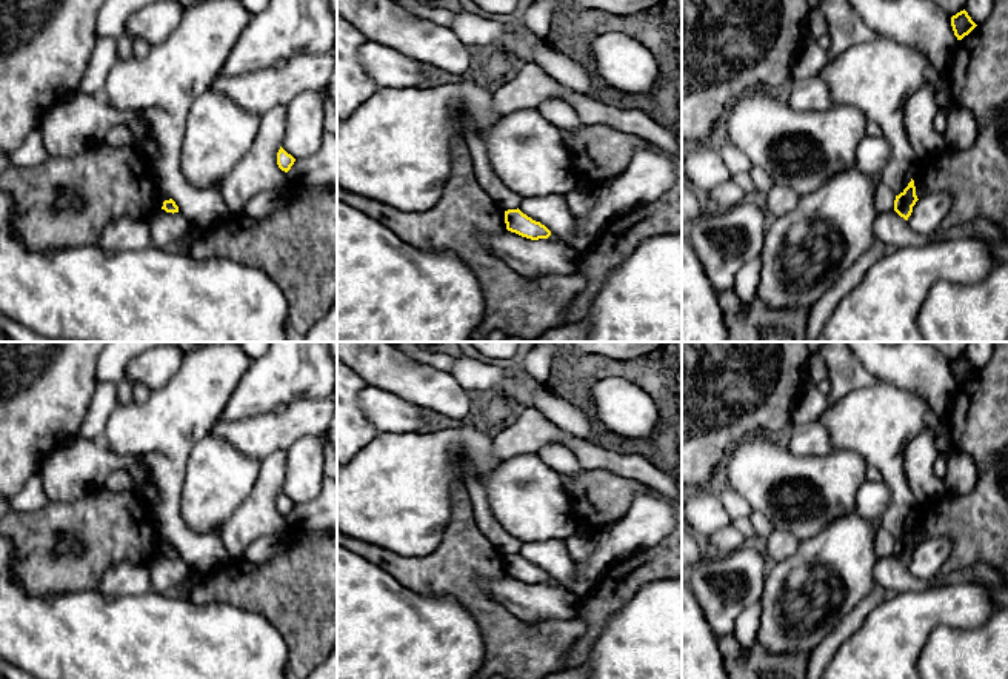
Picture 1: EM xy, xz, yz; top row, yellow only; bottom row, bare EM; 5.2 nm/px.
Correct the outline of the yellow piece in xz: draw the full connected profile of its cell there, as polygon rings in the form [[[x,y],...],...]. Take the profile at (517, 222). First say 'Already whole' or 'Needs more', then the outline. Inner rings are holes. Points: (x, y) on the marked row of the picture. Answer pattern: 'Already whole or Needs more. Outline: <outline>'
Already whole. Outline: [[[519,208],[505,211],[505,223],[508,231],[531,240],[548,239],[551,236],[551,231],[545,225],[532,220]]]

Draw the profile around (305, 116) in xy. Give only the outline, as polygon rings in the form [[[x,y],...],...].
[[[326,88],[300,92],[286,105],[286,132],[282,148],[295,160],[311,157],[322,146],[326,94]]]

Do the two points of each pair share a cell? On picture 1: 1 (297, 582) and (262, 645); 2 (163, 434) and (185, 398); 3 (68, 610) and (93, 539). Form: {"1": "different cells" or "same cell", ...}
{"1": "different cells", "2": "same cell", "3": "different cells"}

